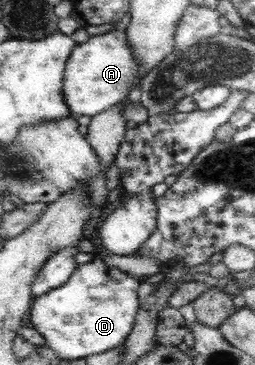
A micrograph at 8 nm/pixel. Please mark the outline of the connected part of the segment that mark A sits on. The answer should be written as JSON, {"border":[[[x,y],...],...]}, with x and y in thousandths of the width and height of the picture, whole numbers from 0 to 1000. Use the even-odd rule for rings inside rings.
{"border":[[[431,85],[361,96],[341,115],[286,129],[251,192],[247,266],[286,318],[365,321],[498,268],[549,227],[541,170],[525,162],[494,85]]]}

